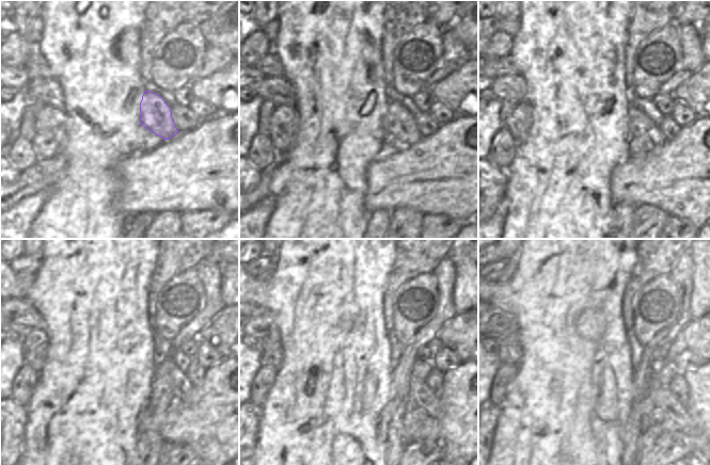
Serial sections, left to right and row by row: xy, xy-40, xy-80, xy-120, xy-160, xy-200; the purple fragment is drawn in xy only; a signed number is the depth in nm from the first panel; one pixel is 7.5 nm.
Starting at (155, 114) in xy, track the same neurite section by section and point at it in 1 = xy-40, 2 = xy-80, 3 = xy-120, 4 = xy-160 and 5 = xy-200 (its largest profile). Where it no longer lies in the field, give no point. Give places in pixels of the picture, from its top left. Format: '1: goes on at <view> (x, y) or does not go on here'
1: goes on at xy-40 (398, 123)
2: goes on at xy-80 (644, 134)
3: goes on at xy-120 (166, 371)
4: goes on at xy-160 (422, 399)
5: goes on at xy-200 (675, 416)

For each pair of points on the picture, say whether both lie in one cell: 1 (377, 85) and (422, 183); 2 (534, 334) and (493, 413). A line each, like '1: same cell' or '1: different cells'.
1: different cells
2: different cells

